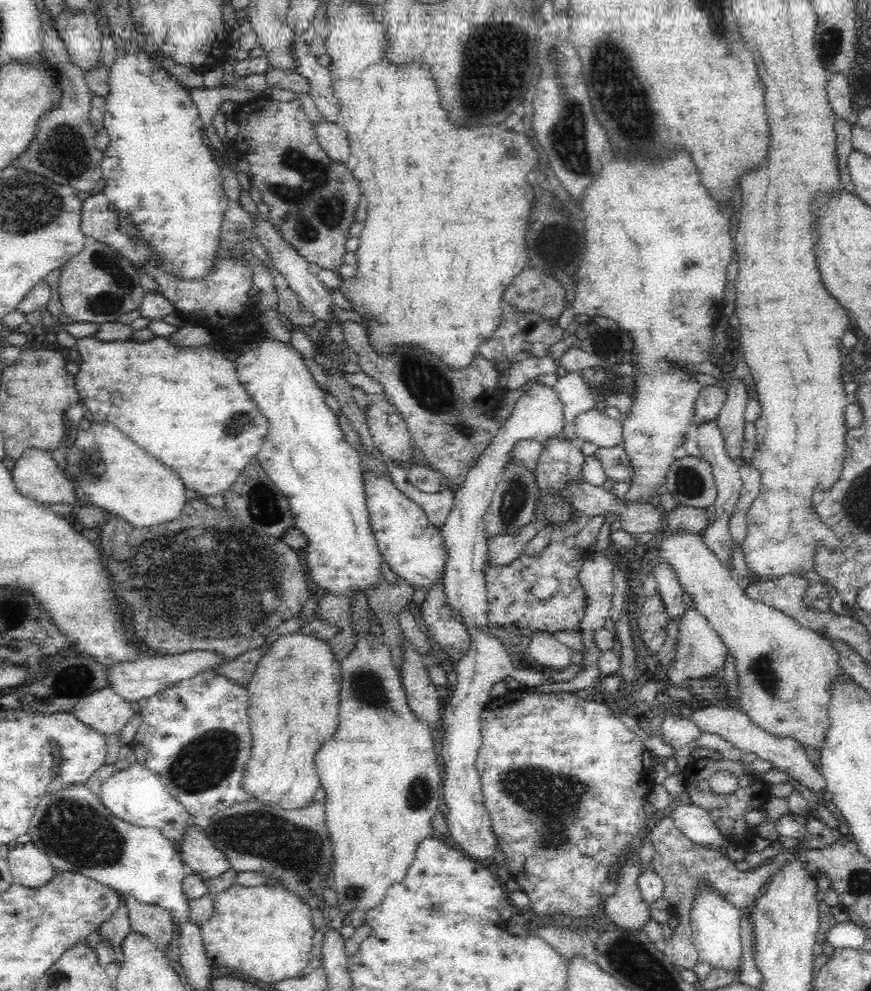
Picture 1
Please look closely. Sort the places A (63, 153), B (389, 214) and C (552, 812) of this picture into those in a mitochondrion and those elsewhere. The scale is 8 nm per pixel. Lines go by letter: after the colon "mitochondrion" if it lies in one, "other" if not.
A: mitochondrion
B: other
C: mitochondrion

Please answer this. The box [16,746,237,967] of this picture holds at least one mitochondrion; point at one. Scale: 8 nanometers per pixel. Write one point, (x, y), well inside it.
(70, 828)

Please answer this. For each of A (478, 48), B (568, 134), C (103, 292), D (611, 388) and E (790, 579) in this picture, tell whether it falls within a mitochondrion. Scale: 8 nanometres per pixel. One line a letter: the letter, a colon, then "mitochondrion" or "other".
A: mitochondrion
B: mitochondrion
C: mitochondrion
D: other
E: other

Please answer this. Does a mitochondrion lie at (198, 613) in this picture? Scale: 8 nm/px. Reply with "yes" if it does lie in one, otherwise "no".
yes

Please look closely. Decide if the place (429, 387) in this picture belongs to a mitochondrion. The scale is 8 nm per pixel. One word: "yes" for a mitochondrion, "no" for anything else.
yes

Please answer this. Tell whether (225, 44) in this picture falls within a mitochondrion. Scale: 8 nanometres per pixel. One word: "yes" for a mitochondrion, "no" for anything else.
no

